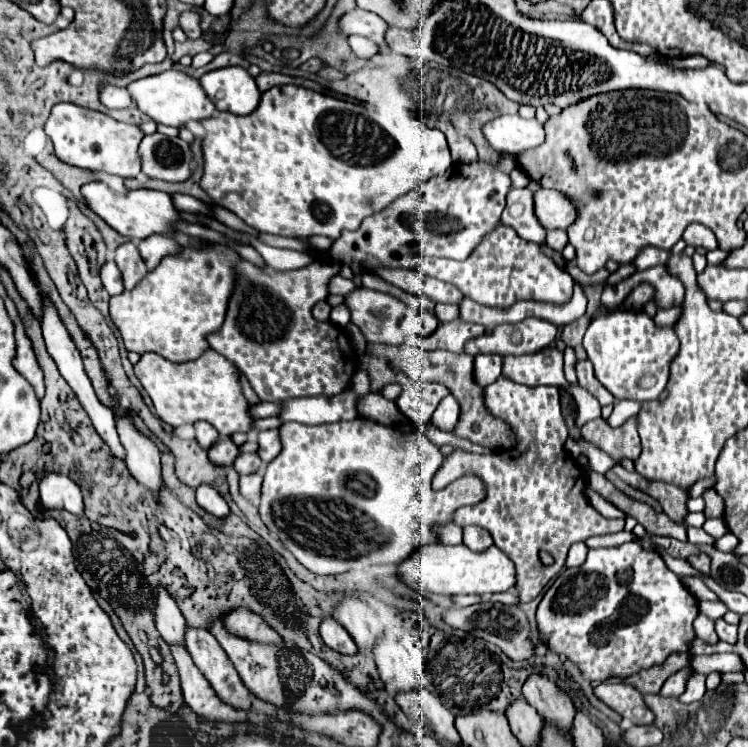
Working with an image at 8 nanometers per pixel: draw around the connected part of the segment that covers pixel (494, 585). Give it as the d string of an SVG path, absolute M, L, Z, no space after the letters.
M429 544L417 548L409 558L397 564L395 574L403 584L409 588L425 594L495 594L505 592L515 584L515 566L513 562L497 548L489 546L485 554L477 554L475 550L469 550L465 544L445 546L445 544Z

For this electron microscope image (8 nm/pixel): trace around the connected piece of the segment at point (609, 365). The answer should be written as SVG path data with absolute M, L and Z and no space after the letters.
M613 312L591 320L583 346L587 358L595 366L597 380L619 400L629 398L637 402L655 400L665 390L669 378L669 362L679 350L679 340L673 328L655 326L653 318L643 312Z

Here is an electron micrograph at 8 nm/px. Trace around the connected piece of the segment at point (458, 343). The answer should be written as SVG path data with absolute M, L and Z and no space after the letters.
M453 320L447 324L441 324L433 334L427 338L419 338L415 346L423 350L451 350L451 352L463 352L465 342L481 336L487 328L481 324L469 324L461 320Z

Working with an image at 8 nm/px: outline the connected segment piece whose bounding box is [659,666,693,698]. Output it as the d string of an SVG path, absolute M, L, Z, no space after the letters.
M685 666L685 668L681 668L679 672L675 672L675 674L671 674L667 680L665 680L665 684L663 684L663 688L661 688L661 696L671 696L671 698L679 698L683 692L685 692L685 684L687 684L687 680L693 676L693 668L691 666Z

